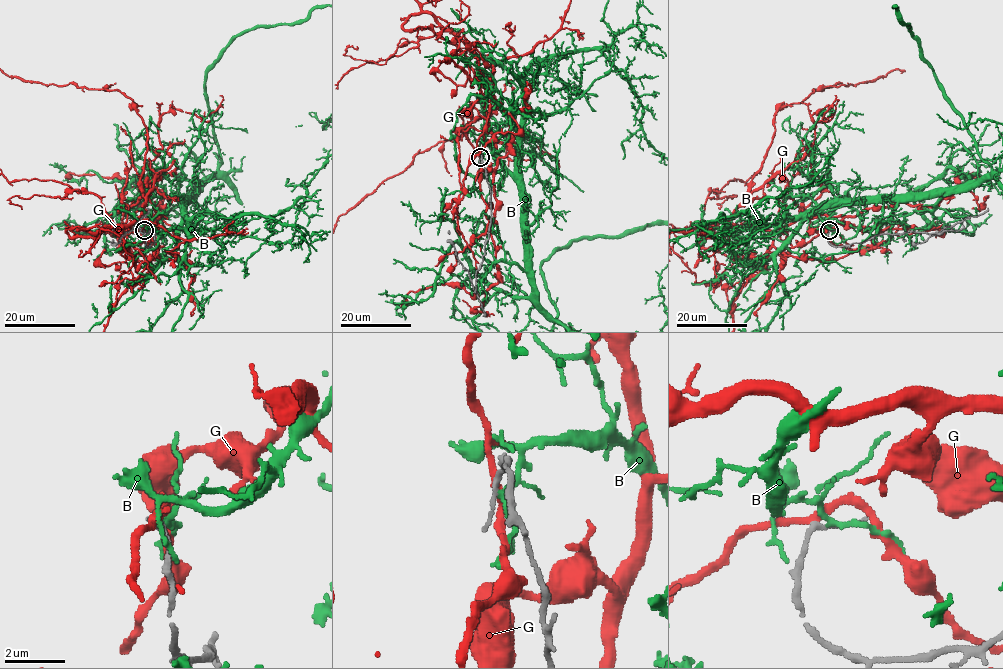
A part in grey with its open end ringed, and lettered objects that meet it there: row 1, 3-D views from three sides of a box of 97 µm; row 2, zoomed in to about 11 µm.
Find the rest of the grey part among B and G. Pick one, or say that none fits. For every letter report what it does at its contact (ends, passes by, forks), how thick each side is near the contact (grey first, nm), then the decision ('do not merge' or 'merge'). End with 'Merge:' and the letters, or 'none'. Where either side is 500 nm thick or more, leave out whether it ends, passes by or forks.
B: it passes by; 140 nm thick on the grey side, 160 nm on the other; do not merge
G: it forks there; 150 nm thick on the grey side, 190 nm on the other; do not merge
Merge: none

